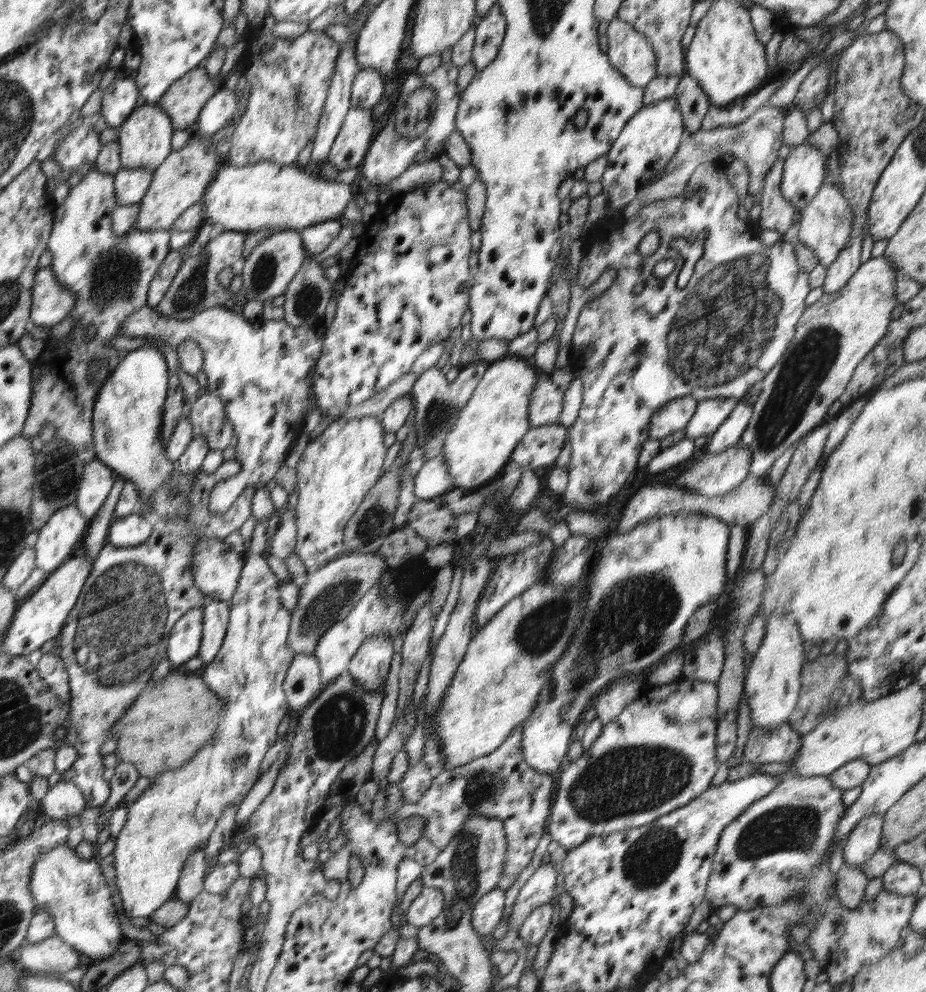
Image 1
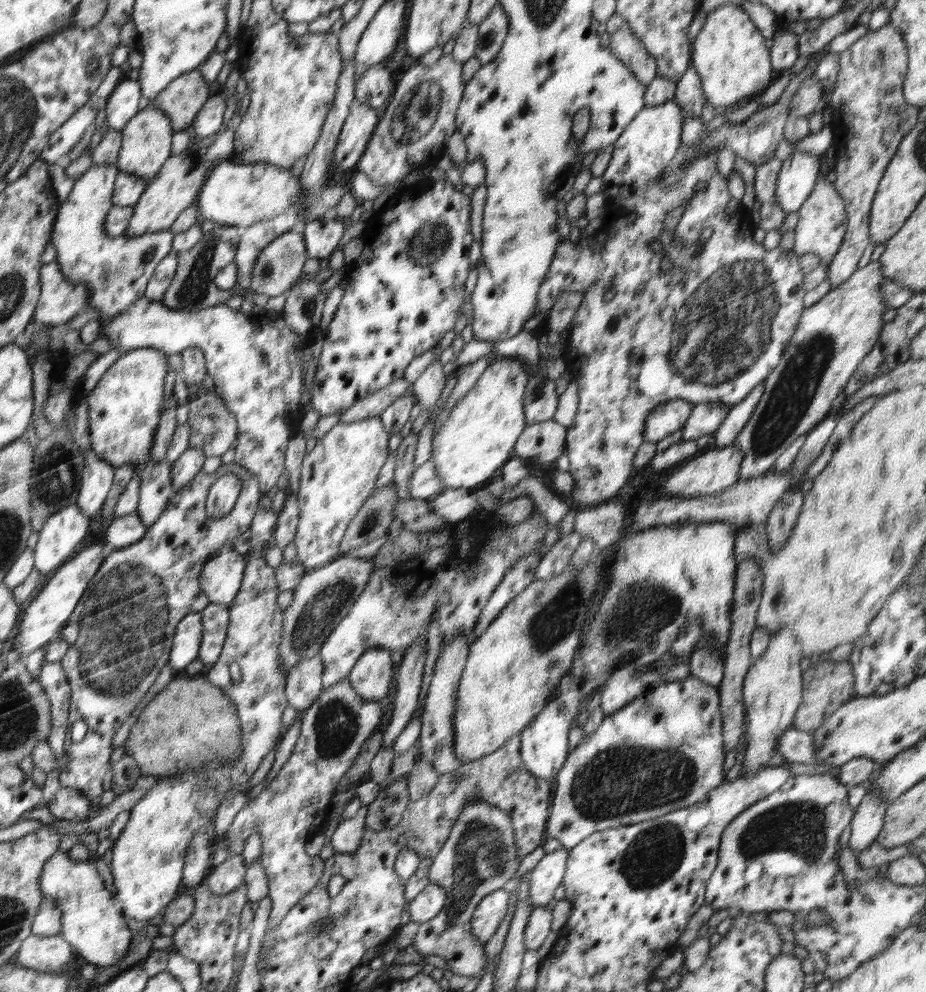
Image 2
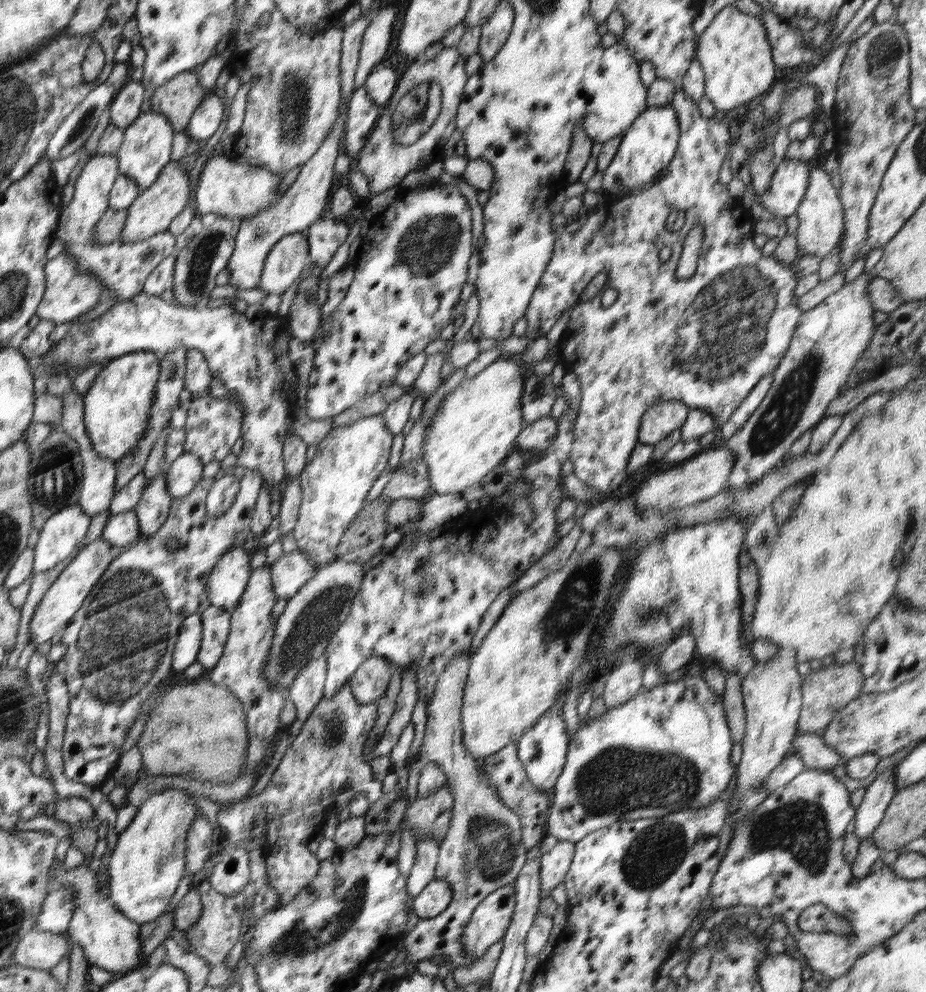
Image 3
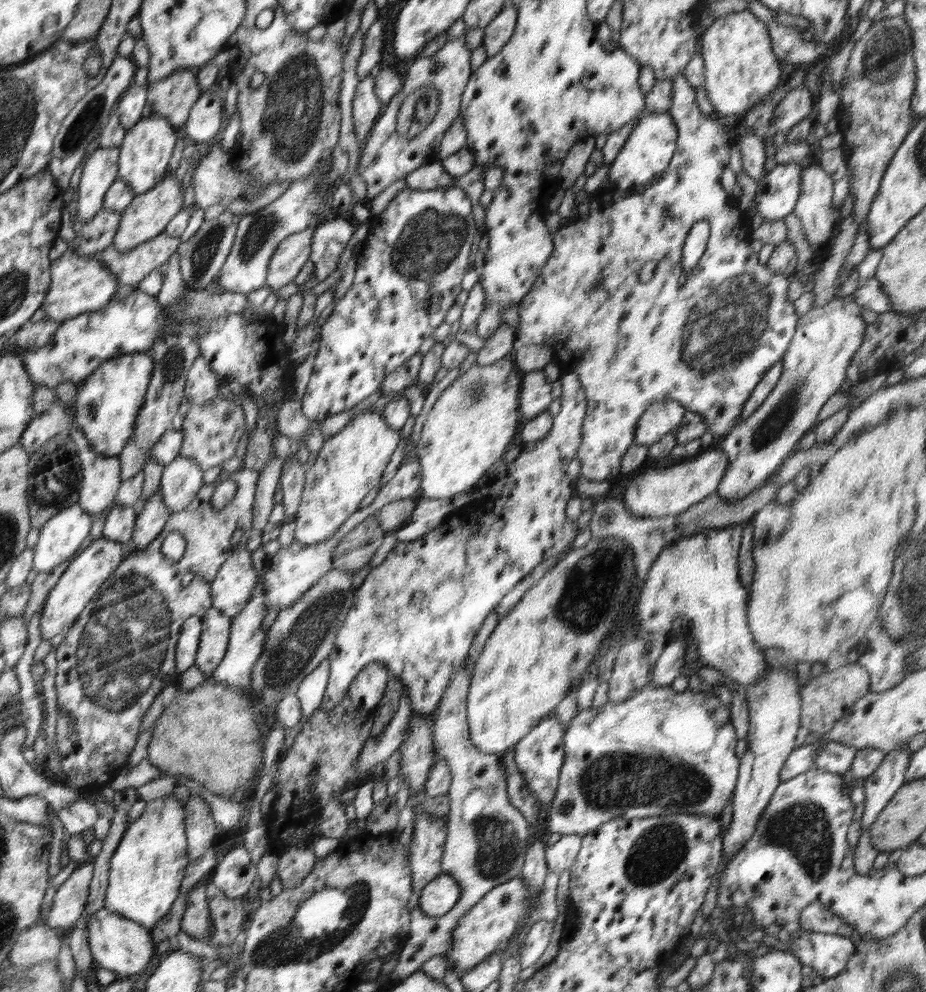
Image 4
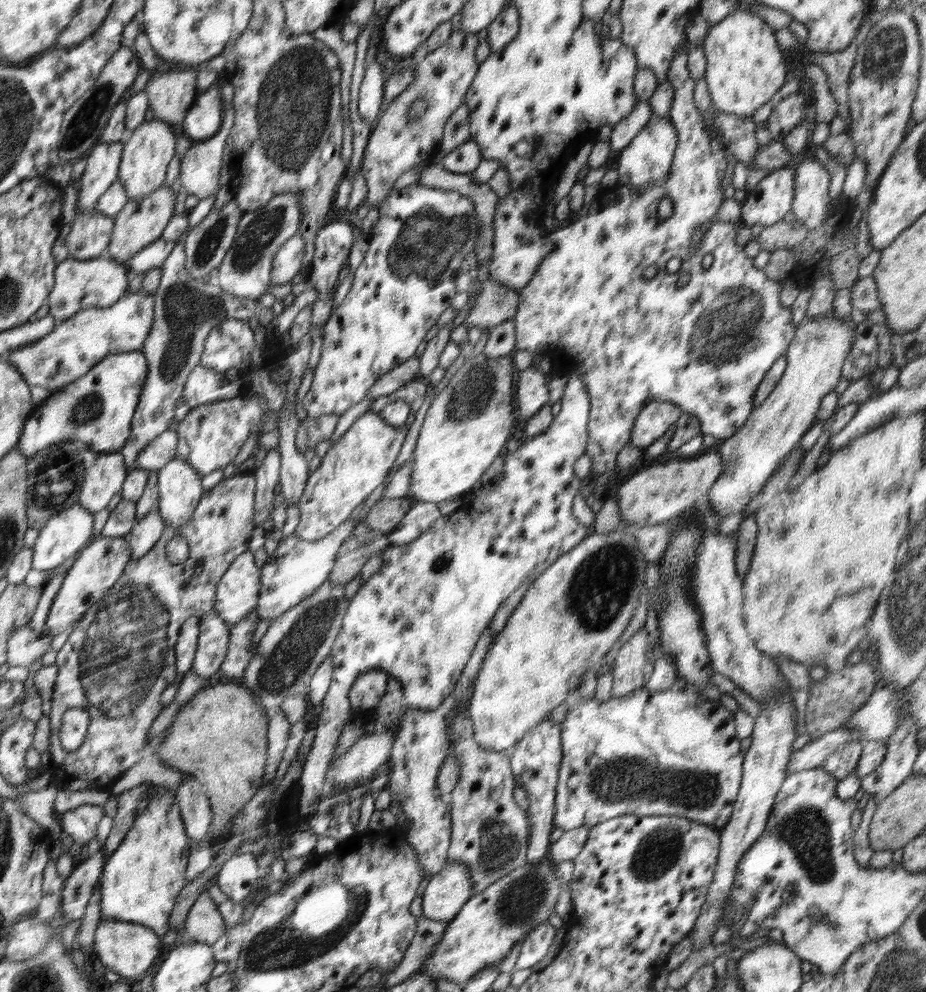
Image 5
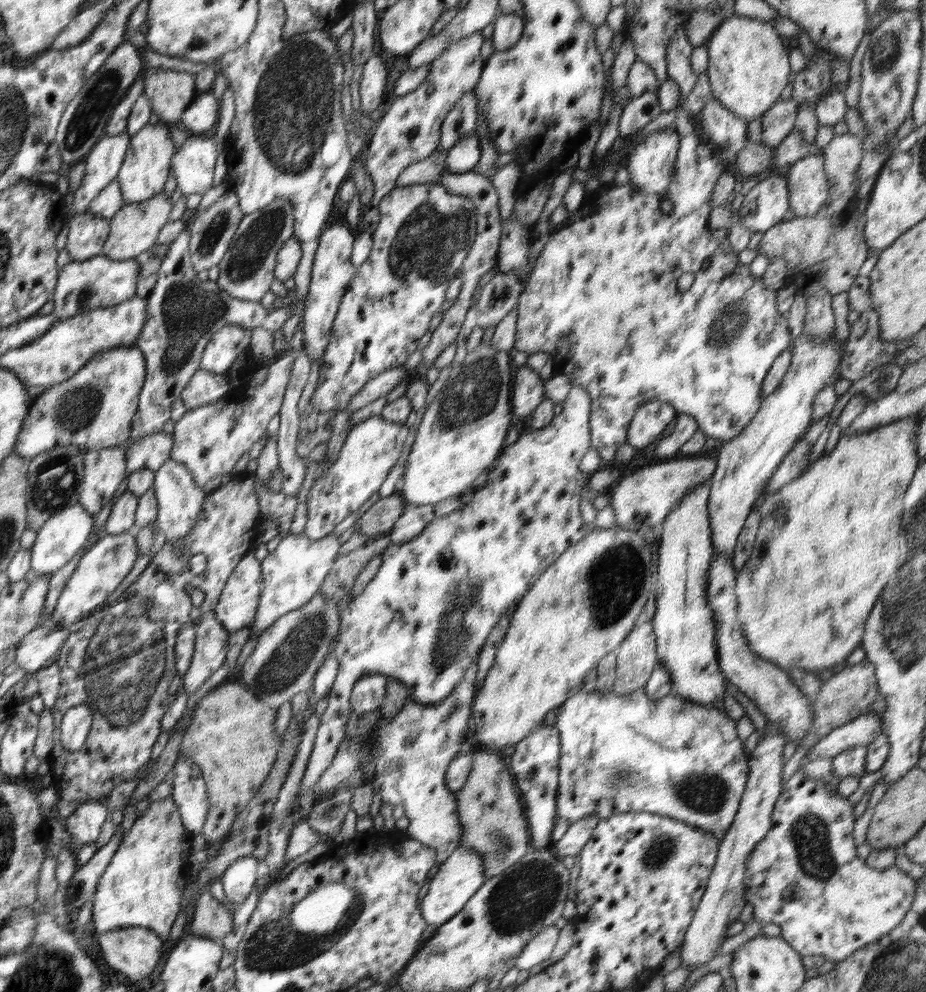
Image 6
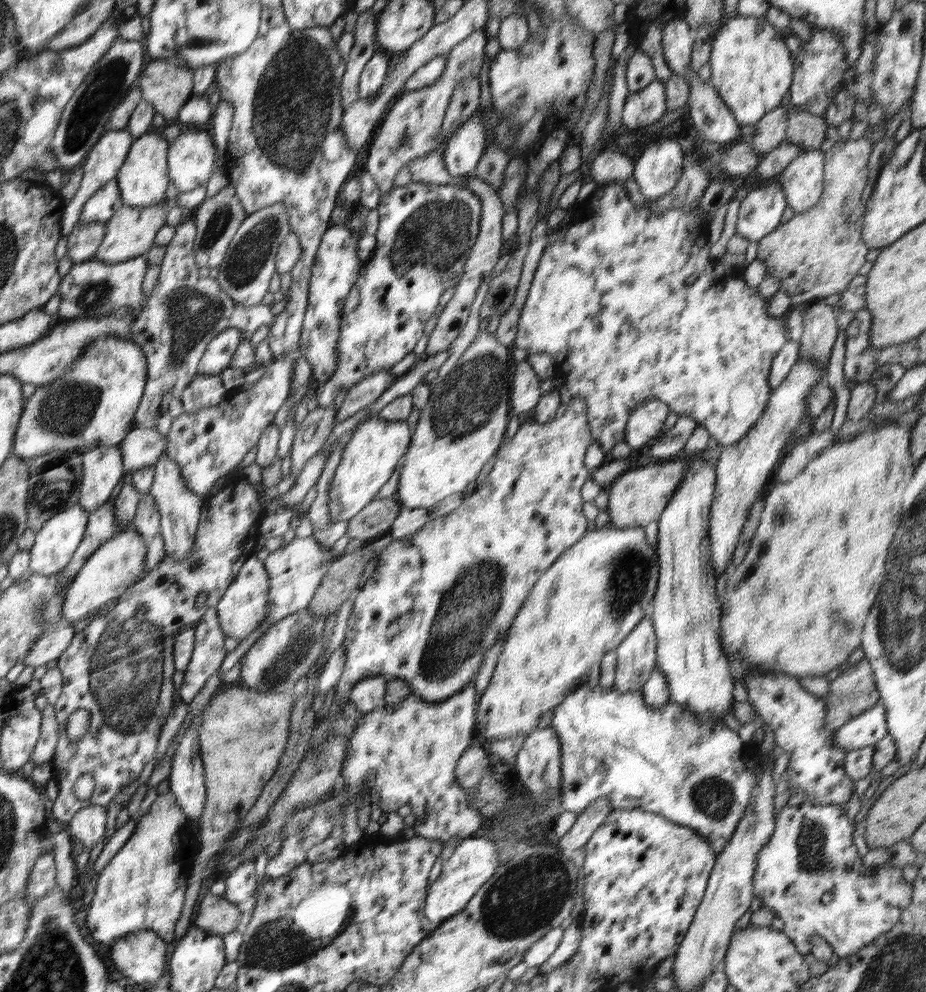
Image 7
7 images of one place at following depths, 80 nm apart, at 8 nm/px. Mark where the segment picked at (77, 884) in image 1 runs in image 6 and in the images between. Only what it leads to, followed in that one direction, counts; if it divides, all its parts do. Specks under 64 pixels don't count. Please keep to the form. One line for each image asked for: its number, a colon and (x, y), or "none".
2: (91, 922)
3: (110, 940)
4: (123, 946)
5: (129, 949)
6: (135, 951)

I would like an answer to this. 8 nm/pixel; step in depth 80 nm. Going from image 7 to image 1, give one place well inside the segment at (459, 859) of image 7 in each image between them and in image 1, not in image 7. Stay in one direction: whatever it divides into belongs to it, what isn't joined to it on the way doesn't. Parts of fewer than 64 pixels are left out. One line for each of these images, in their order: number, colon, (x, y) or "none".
1: (428, 904)
2: (429, 901)
3: (436, 896)
4: (441, 894)
5: (446, 892)
6: (459, 877)

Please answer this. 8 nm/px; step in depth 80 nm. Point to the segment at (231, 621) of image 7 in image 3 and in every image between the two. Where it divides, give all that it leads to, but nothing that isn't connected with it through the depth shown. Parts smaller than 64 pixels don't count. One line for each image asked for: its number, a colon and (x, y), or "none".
3: (228, 580)
4: (232, 587)
5: (237, 595)
6: (236, 608)

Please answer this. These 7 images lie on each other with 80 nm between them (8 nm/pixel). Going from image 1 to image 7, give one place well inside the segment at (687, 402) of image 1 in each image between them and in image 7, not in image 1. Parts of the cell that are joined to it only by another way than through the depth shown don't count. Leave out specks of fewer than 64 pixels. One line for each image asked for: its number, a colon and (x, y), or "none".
2: (665, 419)
3: (658, 422)
4: (660, 418)
5: (654, 419)
6: (649, 421)
7: (644, 424)

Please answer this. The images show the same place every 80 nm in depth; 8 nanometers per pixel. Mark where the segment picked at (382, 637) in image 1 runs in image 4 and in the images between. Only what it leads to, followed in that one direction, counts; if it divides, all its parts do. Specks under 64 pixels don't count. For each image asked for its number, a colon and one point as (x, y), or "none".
2: (371, 675)
3: (369, 683)
4: (368, 688)

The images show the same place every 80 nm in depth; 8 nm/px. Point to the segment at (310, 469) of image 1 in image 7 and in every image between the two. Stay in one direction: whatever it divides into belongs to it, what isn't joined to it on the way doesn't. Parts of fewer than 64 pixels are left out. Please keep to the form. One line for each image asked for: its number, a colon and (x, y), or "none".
2: (336, 478)
3: (334, 484)
4: (352, 461)
5: (354, 465)
6: (372, 447)
7: (377, 446)

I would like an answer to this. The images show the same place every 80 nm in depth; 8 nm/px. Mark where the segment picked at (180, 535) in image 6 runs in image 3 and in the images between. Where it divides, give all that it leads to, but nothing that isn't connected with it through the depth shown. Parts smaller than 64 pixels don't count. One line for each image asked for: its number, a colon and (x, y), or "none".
3: (184, 473)
4: (181, 479)
5: (180, 489)

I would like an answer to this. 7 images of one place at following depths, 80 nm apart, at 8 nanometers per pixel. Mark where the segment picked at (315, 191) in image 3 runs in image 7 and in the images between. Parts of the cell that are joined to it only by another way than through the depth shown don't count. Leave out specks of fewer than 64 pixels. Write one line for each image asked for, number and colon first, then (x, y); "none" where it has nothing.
4: (258, 234)
5: (245, 271)
6: (246, 270)
7: (245, 273)

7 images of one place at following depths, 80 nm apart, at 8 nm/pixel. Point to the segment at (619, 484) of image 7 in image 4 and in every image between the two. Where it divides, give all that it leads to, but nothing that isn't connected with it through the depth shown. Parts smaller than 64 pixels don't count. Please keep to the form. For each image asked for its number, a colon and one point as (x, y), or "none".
4: (673, 488)
5: (663, 491)
6: (642, 500)

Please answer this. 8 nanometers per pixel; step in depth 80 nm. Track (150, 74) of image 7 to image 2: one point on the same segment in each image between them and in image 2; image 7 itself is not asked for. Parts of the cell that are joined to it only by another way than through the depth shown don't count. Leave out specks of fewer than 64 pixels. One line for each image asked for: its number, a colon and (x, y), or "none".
2: (181, 101)
3: (177, 100)
4: (172, 98)
5: (170, 95)
6: (170, 92)

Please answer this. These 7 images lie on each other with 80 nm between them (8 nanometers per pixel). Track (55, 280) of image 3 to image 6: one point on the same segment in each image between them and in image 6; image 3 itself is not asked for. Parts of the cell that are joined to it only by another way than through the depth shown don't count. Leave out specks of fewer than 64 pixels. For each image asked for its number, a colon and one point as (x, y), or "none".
4: (80, 284)
5: (99, 282)
6: (99, 282)

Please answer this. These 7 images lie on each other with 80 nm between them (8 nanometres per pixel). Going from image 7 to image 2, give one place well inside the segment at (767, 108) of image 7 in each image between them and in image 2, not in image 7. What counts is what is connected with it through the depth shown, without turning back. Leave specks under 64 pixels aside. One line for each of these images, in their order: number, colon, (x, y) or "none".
2: (733, 60)
3: (735, 55)
4: (741, 70)
5: (745, 69)
6: (748, 68)

